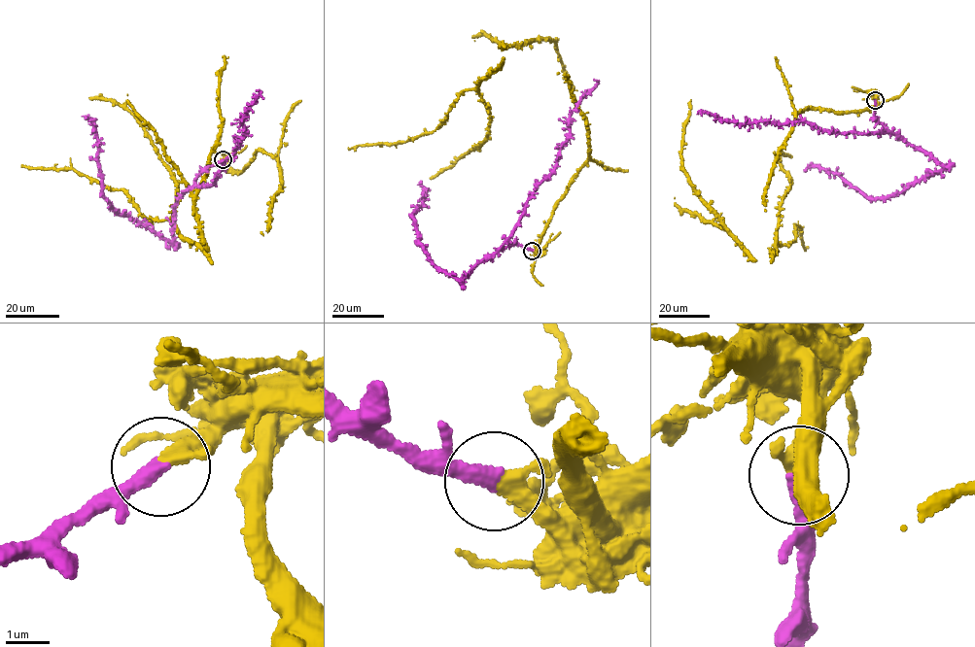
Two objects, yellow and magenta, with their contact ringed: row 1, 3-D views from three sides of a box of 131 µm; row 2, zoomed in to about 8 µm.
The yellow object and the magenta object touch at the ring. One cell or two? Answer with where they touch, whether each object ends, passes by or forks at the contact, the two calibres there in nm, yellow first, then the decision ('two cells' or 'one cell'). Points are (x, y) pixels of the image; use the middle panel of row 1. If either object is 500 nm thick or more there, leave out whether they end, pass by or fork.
at (532, 251); yellow passes by; magenta ends there; 260 nm thick on the yellow side, 400 nm on the other; two cells

